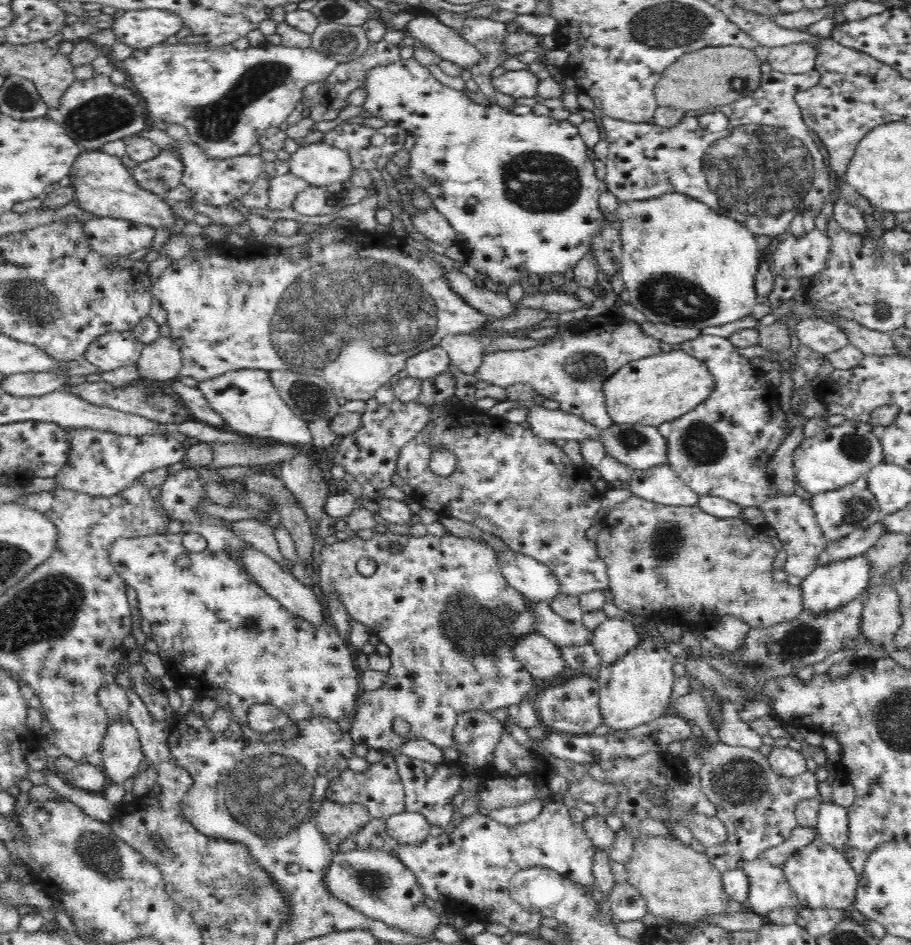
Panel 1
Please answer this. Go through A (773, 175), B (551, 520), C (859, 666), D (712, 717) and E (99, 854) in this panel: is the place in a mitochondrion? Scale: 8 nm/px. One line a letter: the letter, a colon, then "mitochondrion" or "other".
A: mitochondrion
B: mitochondrion
C: other
D: other
E: mitochondrion

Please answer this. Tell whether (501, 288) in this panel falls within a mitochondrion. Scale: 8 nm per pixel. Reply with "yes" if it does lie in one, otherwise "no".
no

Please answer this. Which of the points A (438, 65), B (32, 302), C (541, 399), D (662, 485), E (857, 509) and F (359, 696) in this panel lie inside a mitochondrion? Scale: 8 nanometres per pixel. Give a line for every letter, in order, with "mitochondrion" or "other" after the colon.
A: other
B: mitochondrion
C: other
D: other
E: mitochondrion
F: other

